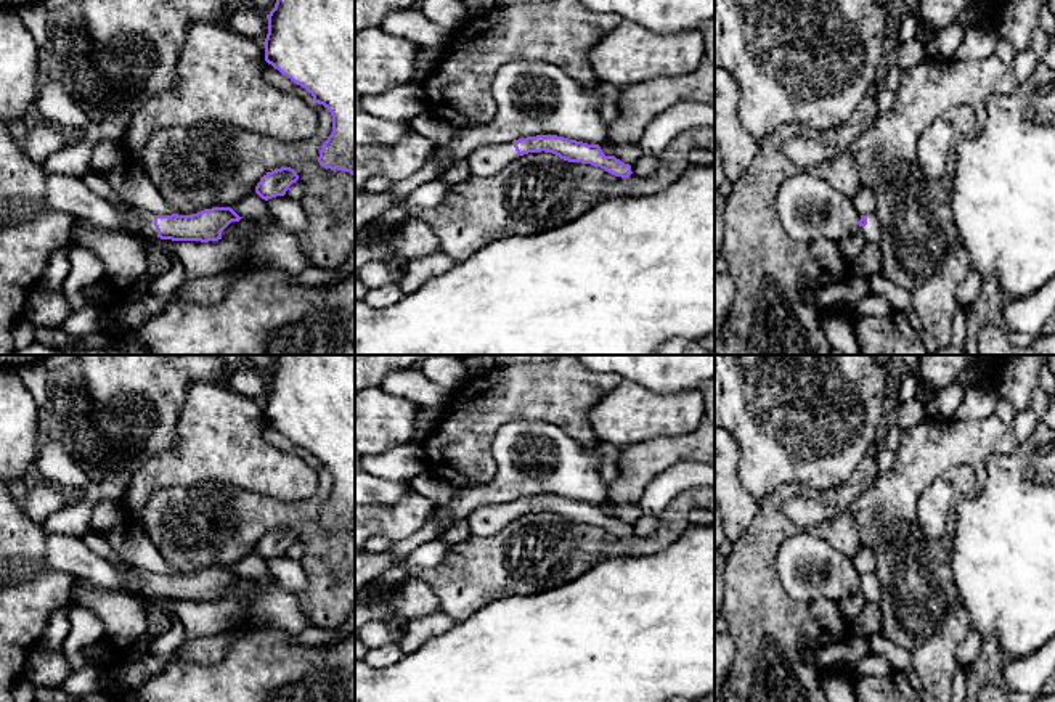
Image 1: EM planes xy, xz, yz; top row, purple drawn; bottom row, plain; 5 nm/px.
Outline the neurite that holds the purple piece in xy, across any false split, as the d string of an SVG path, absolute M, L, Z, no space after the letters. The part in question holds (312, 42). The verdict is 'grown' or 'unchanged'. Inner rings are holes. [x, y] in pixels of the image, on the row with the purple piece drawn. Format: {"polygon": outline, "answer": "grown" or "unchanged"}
{"polygon": "M276 0L267 18L265 61L305 88L332 116L332 132L320 149L320 165L355 173L355 0Z", "answer": "unchanged"}

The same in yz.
{"polygon": "M874 212L861 215L859 233L866 238L867 243L878 243L880 239L880 220Z", "answer": "grown"}

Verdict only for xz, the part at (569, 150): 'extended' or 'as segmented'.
extended

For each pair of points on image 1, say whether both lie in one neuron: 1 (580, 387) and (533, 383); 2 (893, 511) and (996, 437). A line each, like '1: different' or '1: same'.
1: same
2: same

